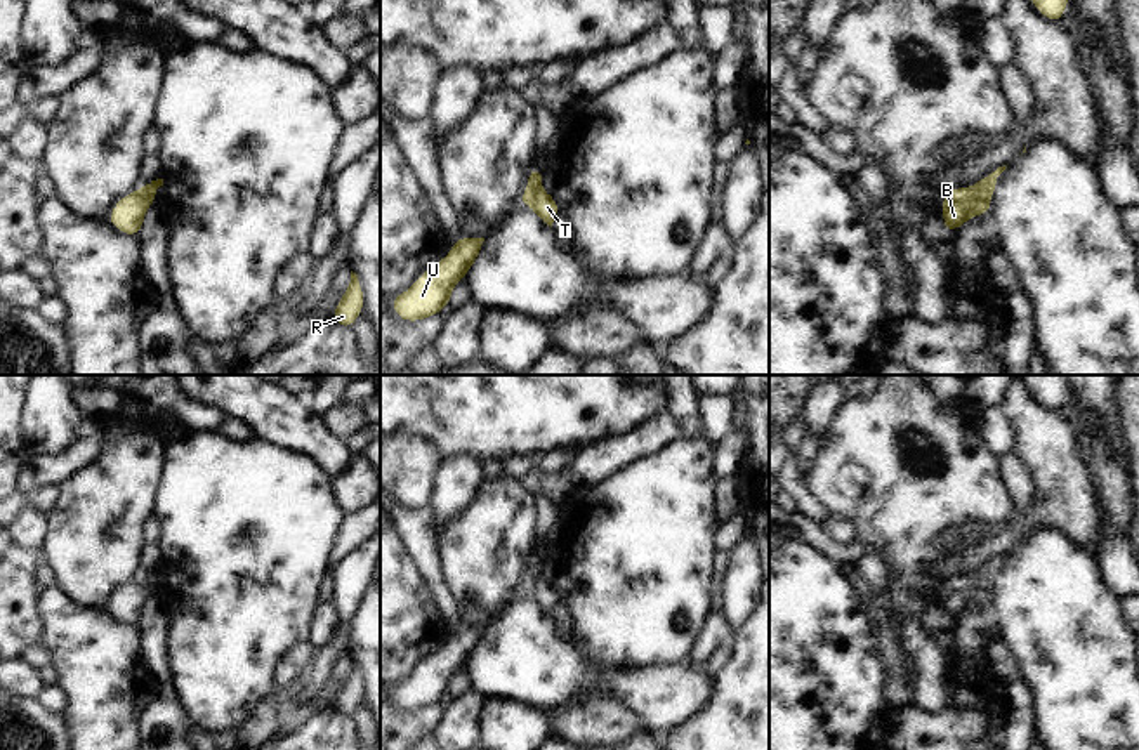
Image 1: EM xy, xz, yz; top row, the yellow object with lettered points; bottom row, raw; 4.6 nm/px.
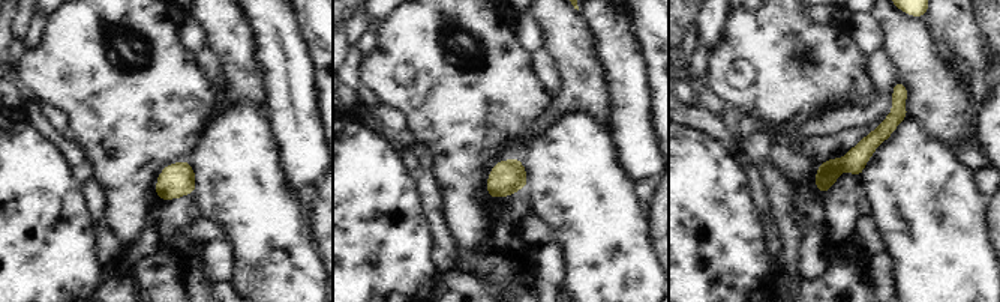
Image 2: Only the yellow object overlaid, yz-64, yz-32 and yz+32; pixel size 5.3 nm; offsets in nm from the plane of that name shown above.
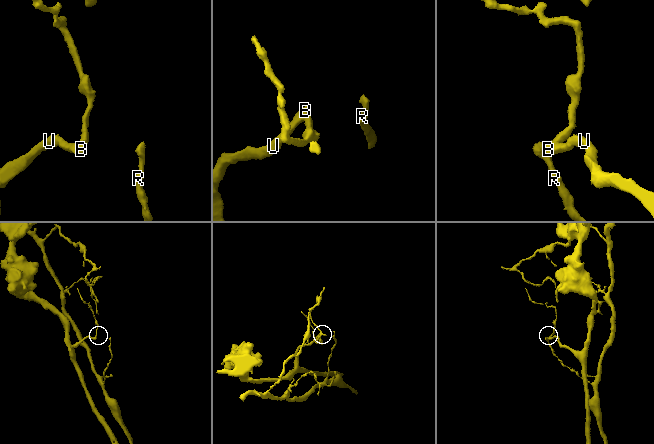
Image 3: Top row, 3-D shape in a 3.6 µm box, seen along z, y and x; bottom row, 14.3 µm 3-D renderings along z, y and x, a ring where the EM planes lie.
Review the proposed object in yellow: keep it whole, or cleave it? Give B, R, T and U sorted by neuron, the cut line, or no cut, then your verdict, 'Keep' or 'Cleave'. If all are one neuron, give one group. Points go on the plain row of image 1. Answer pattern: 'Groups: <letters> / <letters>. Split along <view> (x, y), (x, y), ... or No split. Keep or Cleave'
Groups: B R U / T. Split along yz (971, 577), (988, 594). Cleave.

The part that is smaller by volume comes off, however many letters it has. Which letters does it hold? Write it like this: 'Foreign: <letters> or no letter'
Foreign: T

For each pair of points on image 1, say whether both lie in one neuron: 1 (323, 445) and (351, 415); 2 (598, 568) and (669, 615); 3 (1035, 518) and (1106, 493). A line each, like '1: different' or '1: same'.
1: different
2: same
3: different

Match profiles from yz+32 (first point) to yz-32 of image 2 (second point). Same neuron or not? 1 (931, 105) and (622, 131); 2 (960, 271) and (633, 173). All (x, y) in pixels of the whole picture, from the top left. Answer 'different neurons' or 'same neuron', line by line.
1: different neurons
2: different neurons

